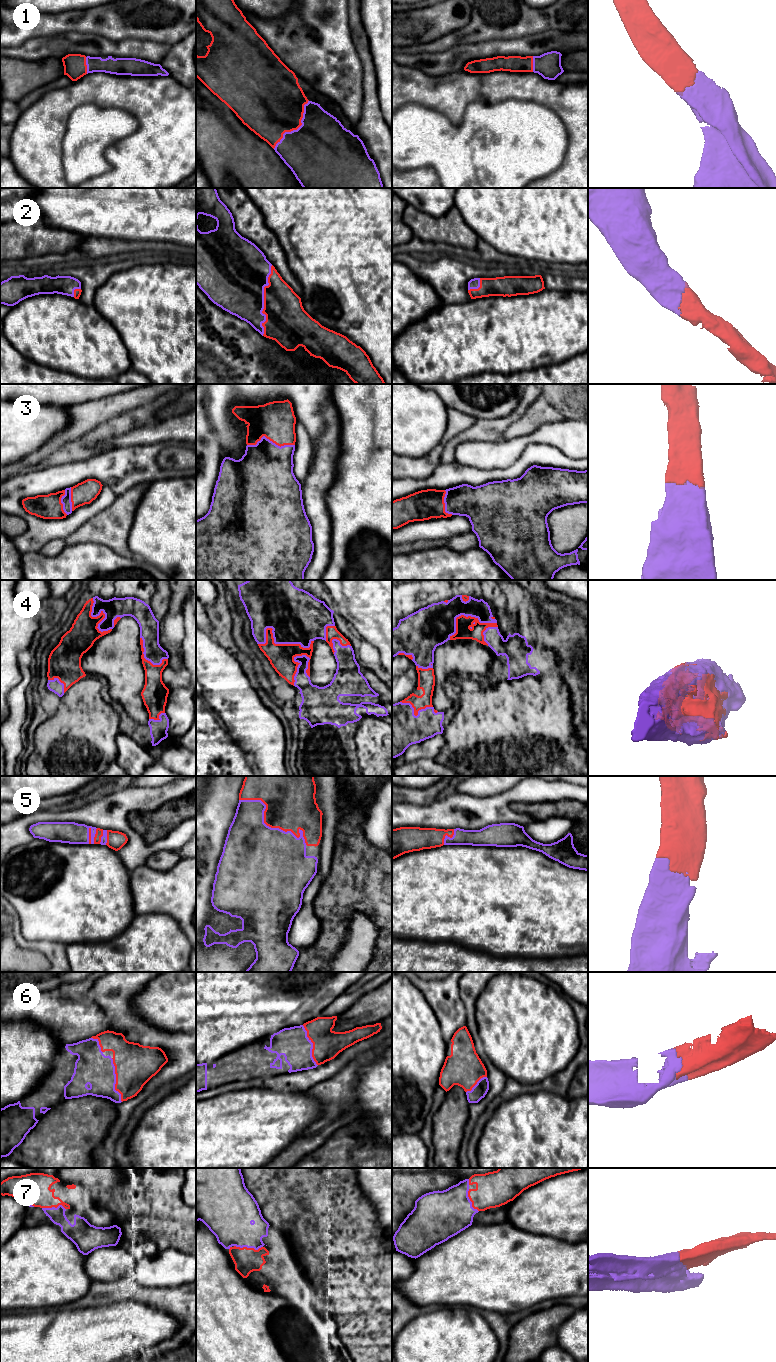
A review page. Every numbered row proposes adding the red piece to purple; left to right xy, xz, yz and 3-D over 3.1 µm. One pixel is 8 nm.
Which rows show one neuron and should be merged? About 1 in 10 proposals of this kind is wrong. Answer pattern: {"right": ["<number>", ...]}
{"right": ["1", "2", "3", "4", "5", "6", "7"]}

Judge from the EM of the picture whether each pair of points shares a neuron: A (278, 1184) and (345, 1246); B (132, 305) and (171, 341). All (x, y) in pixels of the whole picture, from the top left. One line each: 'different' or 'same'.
A: same
B: same

